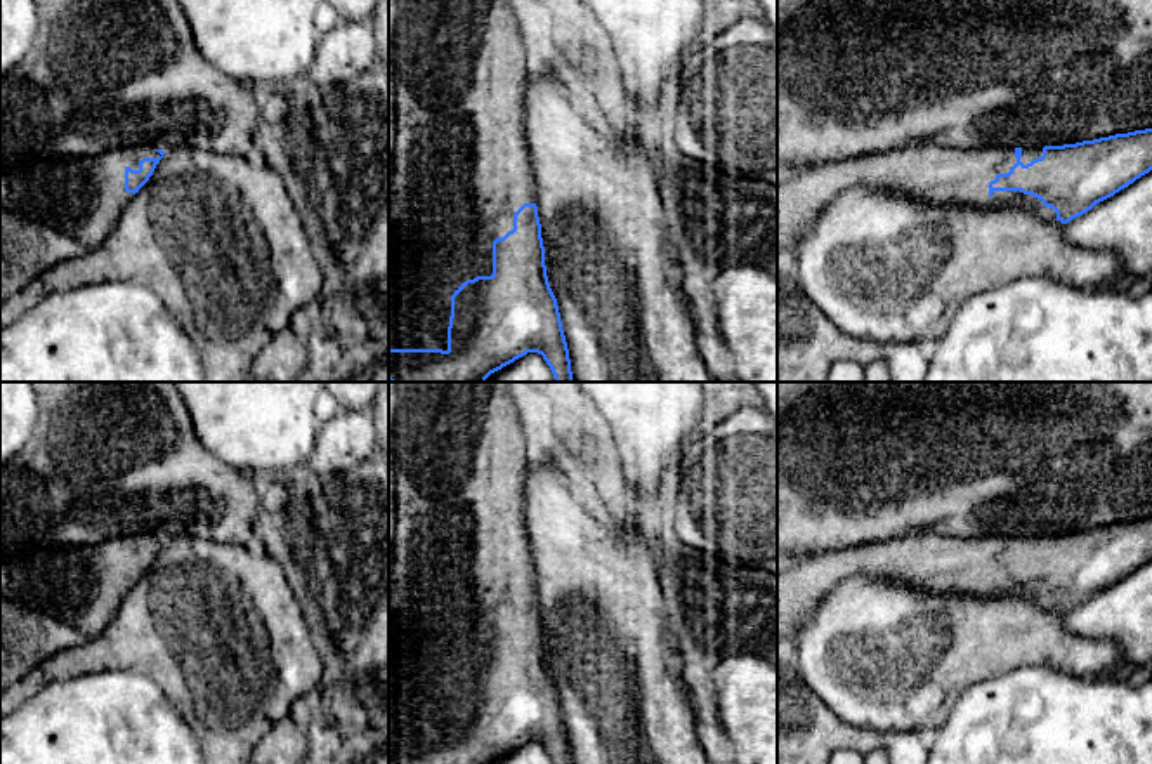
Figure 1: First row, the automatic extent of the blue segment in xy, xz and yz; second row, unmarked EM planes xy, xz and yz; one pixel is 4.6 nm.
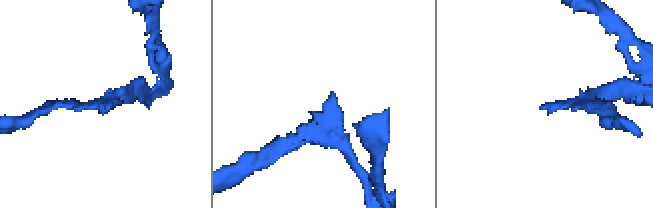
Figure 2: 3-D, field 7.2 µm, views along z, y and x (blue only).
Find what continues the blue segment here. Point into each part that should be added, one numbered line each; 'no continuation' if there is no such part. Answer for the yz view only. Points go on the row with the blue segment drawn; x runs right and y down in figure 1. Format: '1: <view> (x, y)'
1: yz (936, 174)

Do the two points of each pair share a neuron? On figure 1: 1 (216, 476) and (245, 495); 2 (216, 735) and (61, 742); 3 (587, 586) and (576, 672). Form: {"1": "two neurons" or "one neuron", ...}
{"1": "one neuron", "2": "two neurons", "3": "one neuron"}

